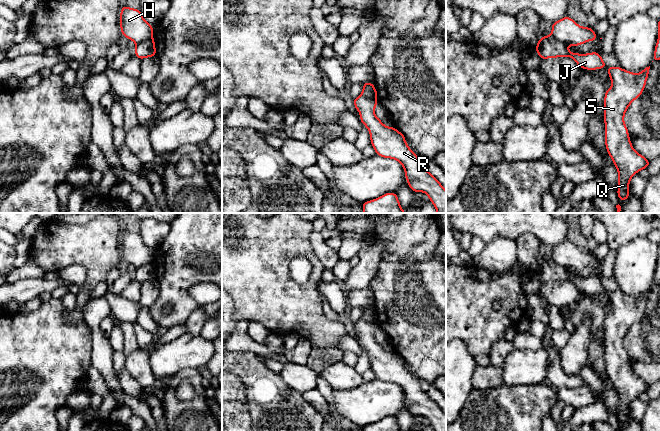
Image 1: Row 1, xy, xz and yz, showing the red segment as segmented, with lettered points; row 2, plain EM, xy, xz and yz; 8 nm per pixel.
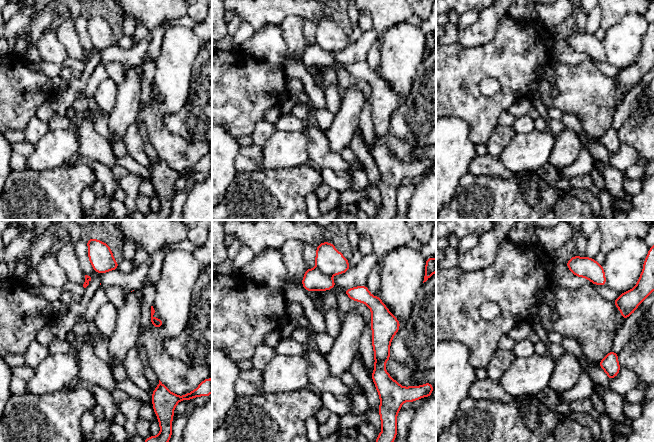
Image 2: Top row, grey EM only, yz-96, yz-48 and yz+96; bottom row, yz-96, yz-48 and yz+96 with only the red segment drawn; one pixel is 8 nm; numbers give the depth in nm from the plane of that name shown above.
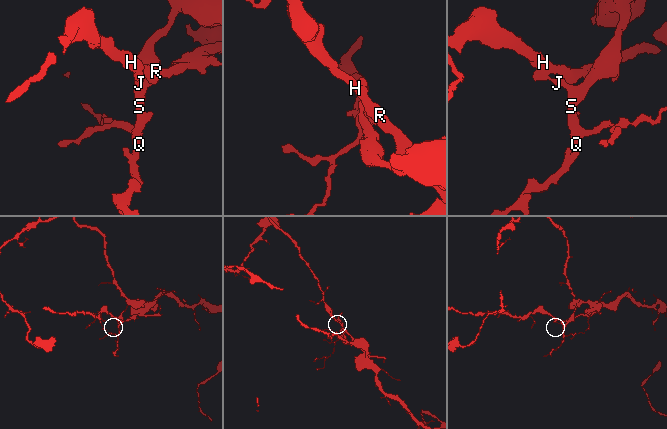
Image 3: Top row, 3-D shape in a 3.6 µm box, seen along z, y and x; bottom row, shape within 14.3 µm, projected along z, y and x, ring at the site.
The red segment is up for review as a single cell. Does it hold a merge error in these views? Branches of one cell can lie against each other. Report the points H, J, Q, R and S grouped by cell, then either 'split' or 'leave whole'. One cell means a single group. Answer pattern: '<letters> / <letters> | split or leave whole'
H R / J Q S | split

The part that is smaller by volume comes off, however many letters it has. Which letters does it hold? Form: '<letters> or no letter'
H, R

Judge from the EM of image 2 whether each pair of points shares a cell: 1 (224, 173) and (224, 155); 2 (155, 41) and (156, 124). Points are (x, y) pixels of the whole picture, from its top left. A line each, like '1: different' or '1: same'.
1: same
2: different

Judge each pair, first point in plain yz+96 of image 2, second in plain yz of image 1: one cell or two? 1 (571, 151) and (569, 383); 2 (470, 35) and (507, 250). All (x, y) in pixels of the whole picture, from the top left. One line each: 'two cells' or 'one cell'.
1: two cells
2: one cell

